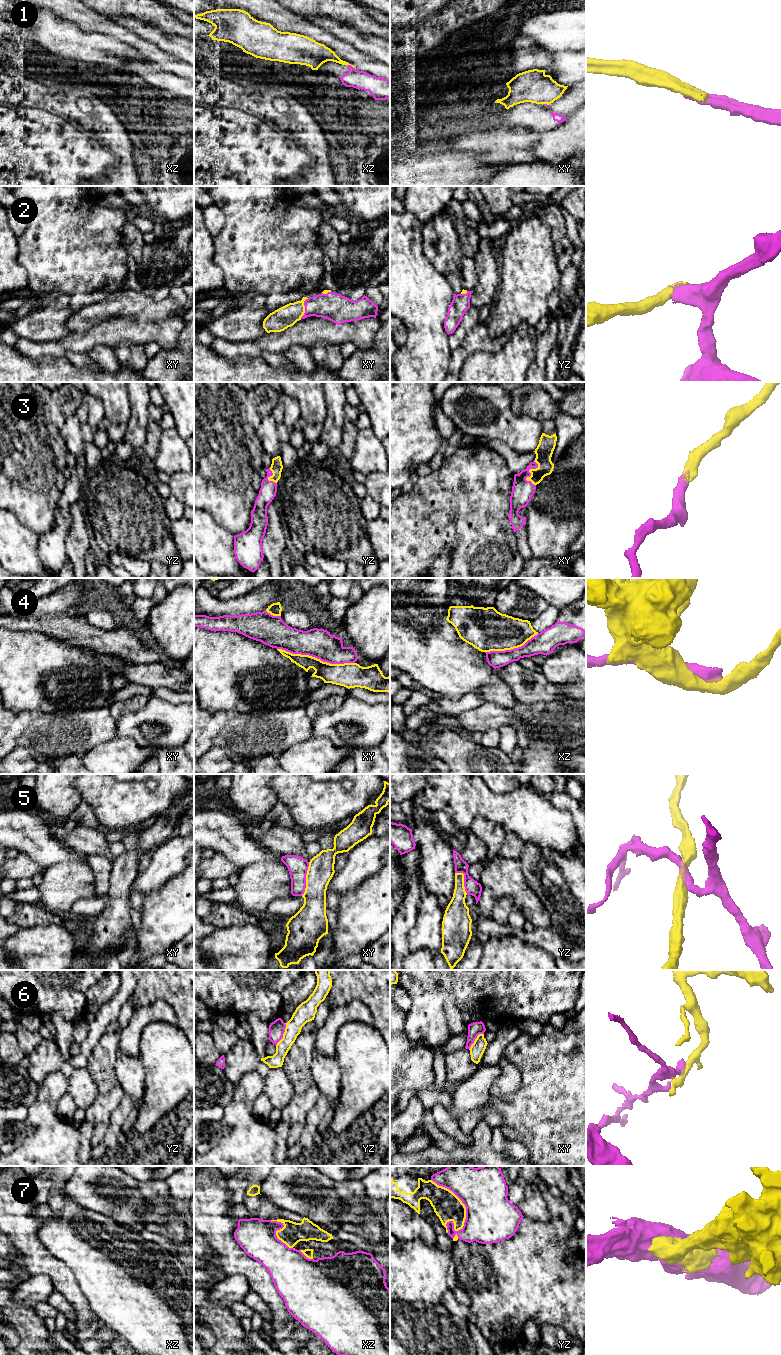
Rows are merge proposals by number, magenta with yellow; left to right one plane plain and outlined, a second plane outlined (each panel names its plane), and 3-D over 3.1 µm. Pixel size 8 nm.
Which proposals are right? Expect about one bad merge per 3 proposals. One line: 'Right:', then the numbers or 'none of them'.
Right: 2, 3, 7

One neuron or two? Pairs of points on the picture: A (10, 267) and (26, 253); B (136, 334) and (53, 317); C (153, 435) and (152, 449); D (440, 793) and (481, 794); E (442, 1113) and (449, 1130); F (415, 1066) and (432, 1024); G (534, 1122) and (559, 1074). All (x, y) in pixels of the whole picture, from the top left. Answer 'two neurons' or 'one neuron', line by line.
A: two neurons
B: two neurons
C: one neuron
D: one neuron
E: one neuron
F: two neurons
G: one neuron

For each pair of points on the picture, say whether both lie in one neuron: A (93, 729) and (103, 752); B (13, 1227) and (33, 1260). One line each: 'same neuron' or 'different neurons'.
A: different neurons
B: same neuron

